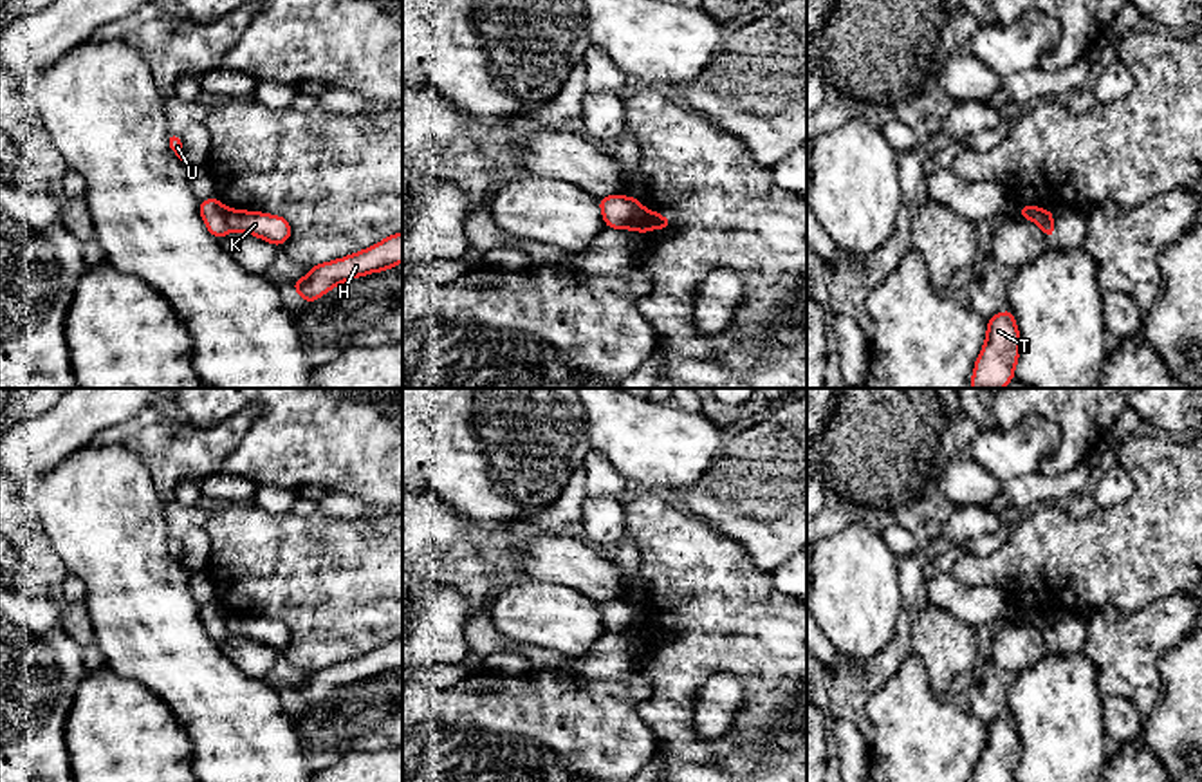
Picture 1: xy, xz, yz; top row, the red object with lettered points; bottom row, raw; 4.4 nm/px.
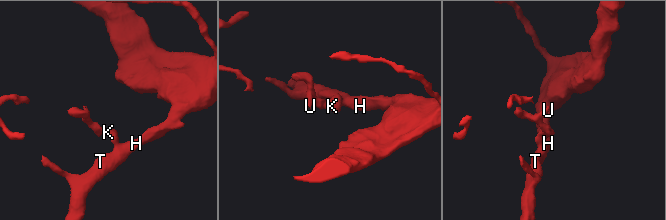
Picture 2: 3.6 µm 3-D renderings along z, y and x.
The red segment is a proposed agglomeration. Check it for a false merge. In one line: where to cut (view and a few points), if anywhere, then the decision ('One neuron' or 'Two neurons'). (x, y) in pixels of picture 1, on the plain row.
Split along xz (639, 611), (630, 633). Two neurons

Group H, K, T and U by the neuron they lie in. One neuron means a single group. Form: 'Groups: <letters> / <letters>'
Groups: H K T / U

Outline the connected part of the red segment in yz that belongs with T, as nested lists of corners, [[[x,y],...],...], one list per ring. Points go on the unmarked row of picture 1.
[[[1005,713],[987,724],[987,740],[971,782],[1014,782],[1020,762],[1020,737],[1014,719]]]

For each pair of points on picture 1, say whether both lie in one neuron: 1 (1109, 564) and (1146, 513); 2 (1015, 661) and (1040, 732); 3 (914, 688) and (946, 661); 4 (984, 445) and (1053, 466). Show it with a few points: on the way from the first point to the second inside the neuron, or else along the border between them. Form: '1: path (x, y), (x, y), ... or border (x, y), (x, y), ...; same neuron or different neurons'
1: path (1121, 551), (1146, 526); same neuron
2: border (1054, 651), (1015, 676); different neurons
3: border (912, 651), (924, 669), (928, 687), (943, 698); different neurons
4: border (1054, 423), (1060, 443), (1042, 459), (1036, 470); different neurons

